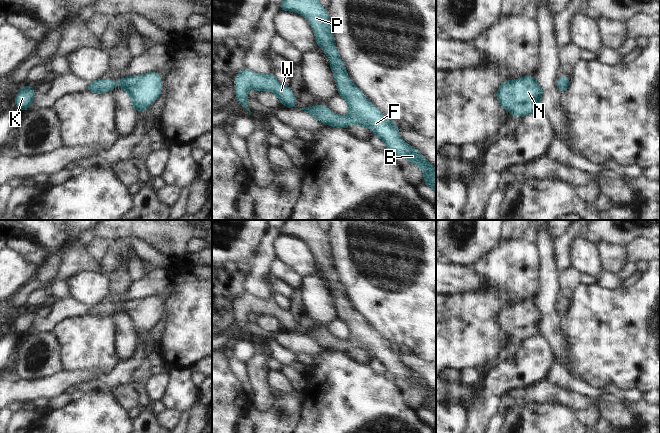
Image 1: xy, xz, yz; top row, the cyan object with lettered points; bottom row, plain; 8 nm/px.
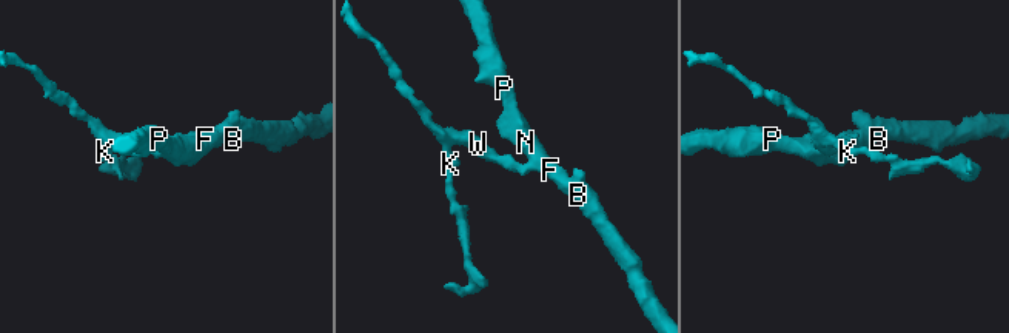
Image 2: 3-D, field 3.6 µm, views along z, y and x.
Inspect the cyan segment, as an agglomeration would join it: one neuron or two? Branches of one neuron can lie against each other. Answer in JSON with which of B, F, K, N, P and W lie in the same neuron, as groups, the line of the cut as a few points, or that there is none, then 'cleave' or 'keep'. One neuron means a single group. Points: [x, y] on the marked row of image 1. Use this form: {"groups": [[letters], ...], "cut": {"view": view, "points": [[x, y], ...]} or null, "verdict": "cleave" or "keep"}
{"groups": [["B", "F", "K", "N", "P", "W"]], "cut": null, "verdict": "keep"}

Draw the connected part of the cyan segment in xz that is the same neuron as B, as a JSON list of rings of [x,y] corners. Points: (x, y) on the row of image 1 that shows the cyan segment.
[[[283,0],[280,4],[280,10],[295,11],[309,21],[315,34],[316,45],[323,48],[329,58],[338,94],[346,100],[350,111],[341,117],[331,112],[326,104],[300,109],[307,111],[317,121],[329,126],[345,129],[348,125],[361,125],[371,128],[373,134],[384,141],[386,148],[392,150],[395,155],[407,158],[411,164],[421,167],[425,184],[436,193],[436,174],[433,172],[432,163],[400,138],[396,123],[370,104],[367,97],[348,77],[346,67],[334,45],[332,25],[327,9],[323,8],[318,0]]]

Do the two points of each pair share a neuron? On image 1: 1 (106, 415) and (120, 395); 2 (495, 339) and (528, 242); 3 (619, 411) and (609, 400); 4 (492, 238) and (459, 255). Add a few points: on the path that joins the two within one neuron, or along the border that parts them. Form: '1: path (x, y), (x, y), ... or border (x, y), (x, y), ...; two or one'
1: border (111, 394), (125, 409); two
2: path (489, 315), (489, 302), (511, 280), (513, 266); one
3: path (616, 408), (611, 403); one
4: path (484, 238), (478, 238), (467, 249); one

